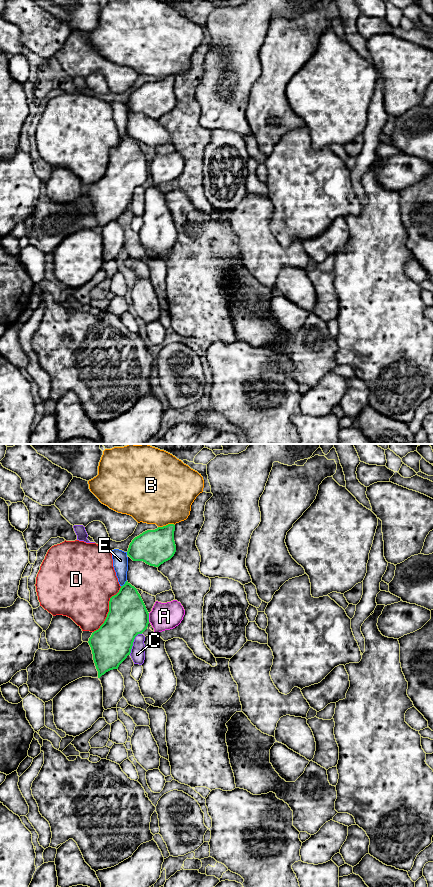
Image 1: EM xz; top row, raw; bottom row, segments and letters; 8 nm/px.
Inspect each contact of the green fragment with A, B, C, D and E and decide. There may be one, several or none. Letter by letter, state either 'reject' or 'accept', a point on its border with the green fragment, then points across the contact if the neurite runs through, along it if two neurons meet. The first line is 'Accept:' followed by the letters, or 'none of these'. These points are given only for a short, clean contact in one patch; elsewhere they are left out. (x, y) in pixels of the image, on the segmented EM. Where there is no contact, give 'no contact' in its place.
Accept: none of these
A: reject; meets green in xz at (148, 617); border along xz (148, 613), (149, 621)
B: reject; meets green in xz at (166, 525); border along xz (174, 524), (158, 527)
C: reject; meets green in xz at (132, 643)
D: reject; meets green in xz at (109, 609)
E: reject; meets green in xz at (125, 583)

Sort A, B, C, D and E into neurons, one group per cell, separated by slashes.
A / B / C / D / E

